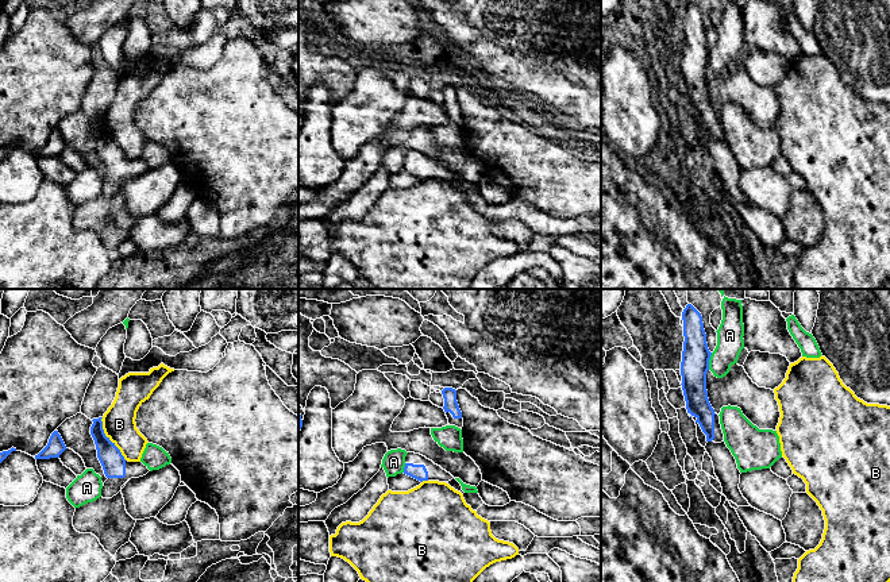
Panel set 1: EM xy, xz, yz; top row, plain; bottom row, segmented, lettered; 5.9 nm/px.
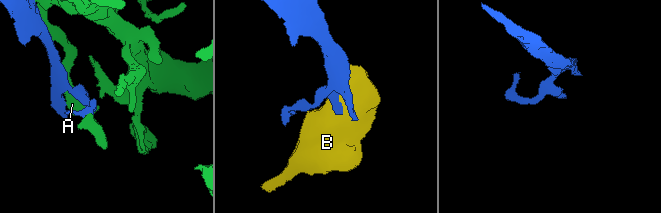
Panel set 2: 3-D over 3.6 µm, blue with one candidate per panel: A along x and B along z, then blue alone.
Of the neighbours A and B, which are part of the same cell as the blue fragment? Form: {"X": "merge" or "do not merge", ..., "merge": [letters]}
{"A": "do not merge", "B": "do not merge", "merge": []}

